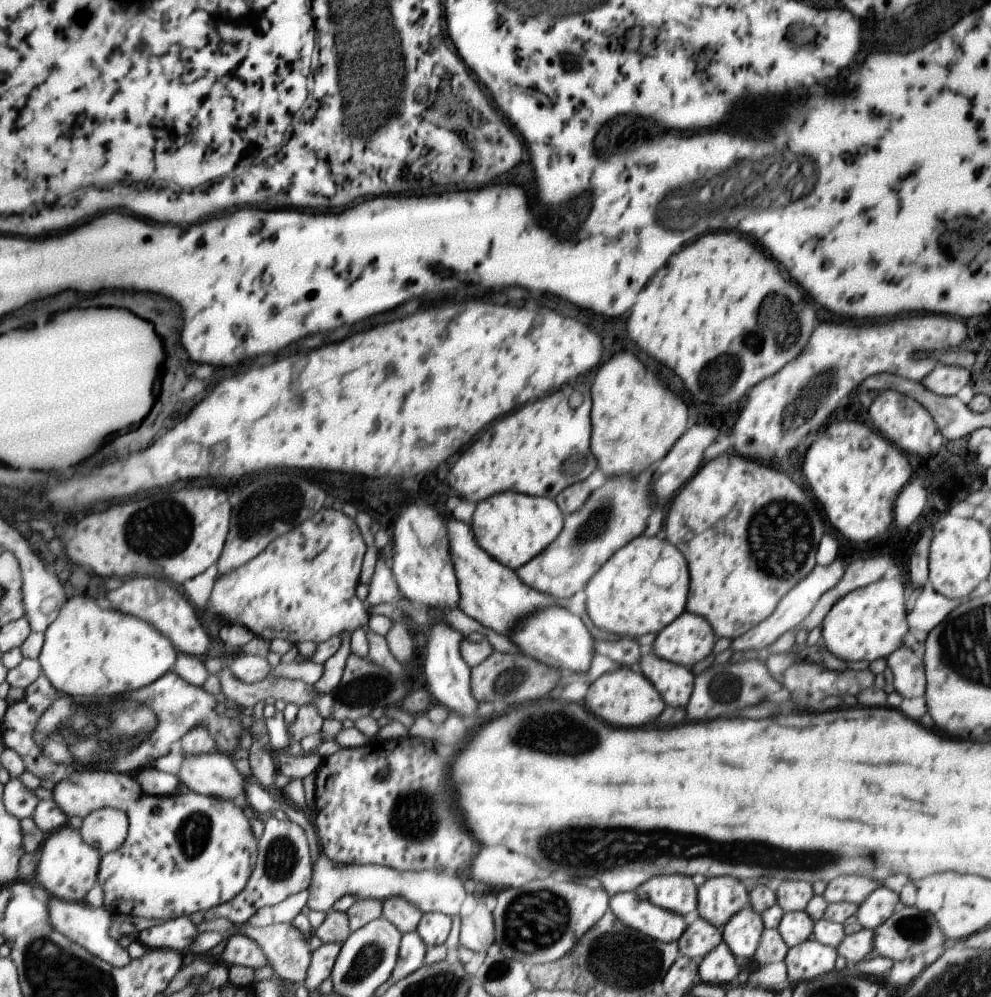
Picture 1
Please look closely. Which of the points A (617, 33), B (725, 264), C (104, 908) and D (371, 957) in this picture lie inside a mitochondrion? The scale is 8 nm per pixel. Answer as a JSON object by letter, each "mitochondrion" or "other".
{"A":"other","B":"other","C":"other","D":"mitochondrion"}

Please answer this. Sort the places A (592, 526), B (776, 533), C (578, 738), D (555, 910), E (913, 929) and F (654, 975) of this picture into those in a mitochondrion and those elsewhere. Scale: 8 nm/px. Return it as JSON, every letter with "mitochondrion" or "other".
{"A":"mitochondrion","B":"mitochondrion","C":"mitochondrion","D":"mitochondrion","E":"mitochondrion","F":"mitochondrion"}

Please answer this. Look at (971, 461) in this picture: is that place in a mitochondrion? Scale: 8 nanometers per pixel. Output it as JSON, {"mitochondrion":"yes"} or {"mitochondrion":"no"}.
{"mitochondrion":"no"}

